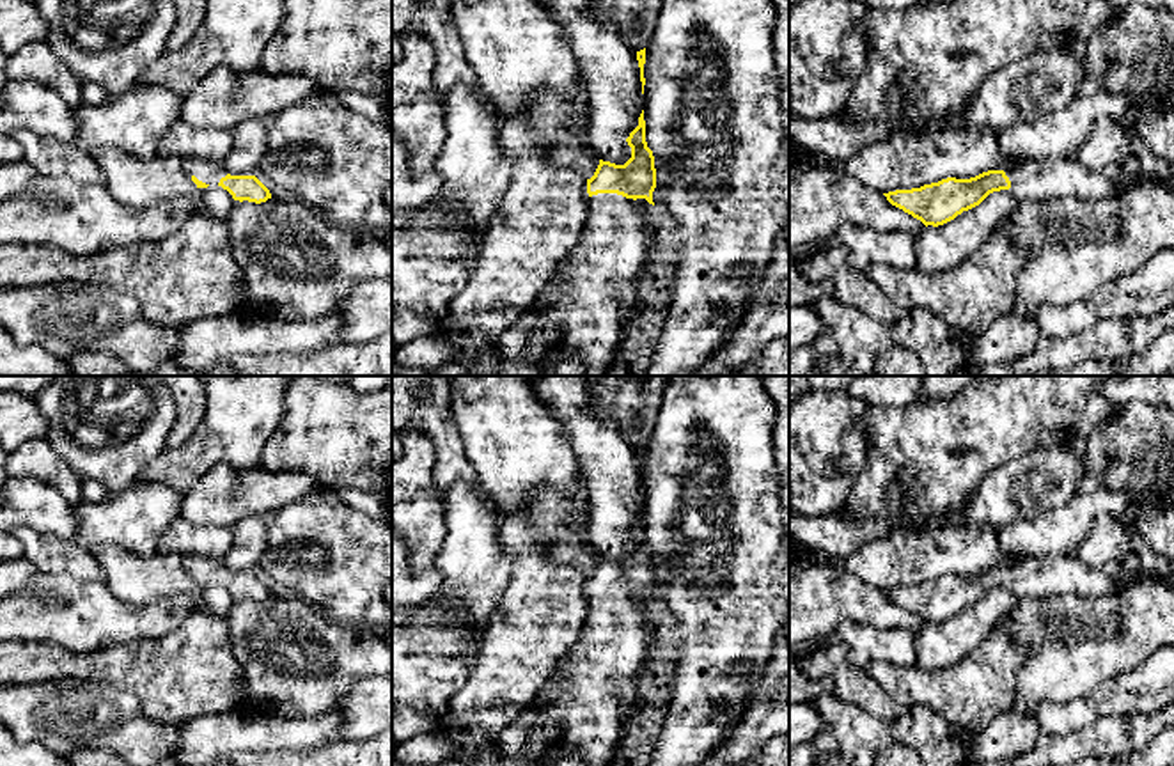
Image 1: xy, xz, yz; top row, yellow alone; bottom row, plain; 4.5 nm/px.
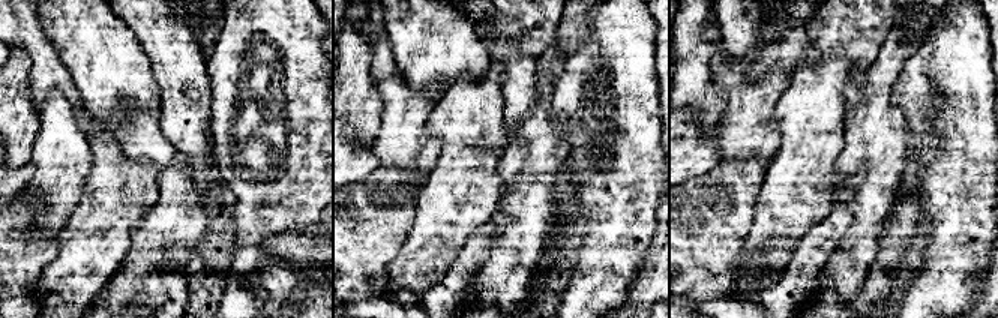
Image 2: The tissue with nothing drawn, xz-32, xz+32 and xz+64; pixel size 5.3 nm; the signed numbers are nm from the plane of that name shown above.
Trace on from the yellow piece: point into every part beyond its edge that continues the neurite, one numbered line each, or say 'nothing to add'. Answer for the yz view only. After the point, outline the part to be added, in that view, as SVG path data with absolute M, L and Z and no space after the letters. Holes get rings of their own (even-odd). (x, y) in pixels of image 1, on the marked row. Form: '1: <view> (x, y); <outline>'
1: yz (1033, 179); M1076 158L1023 160L1006 170L1011 193L1020 200L1046 202L1062 197L1101 199L1119 195L1142 181L1119 172L1087 170Z

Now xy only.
1: xy (208, 172); M184 160L184 168L209 186L218 186L220 179L227 176L222 163L204 160Z

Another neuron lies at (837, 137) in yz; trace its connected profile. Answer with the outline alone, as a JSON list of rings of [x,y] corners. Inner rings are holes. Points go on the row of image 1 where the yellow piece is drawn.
[[[844,110],[818,121],[789,113],[789,161],[844,161],[862,147],[888,140],[896,133],[920,133],[906,121],[855,121]]]

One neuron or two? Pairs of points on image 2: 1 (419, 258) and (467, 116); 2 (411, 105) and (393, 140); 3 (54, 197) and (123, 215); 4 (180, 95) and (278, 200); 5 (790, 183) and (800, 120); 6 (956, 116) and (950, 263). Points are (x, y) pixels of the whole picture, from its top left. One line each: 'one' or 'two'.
1: one
2: one
3: two
4: two
5: one
6: one

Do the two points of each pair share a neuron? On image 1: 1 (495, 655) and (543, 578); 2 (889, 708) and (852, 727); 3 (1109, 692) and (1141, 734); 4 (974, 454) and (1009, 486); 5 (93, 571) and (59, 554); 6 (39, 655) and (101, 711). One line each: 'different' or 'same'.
1: same
2: different
3: different
4: different
5: same
6: different

